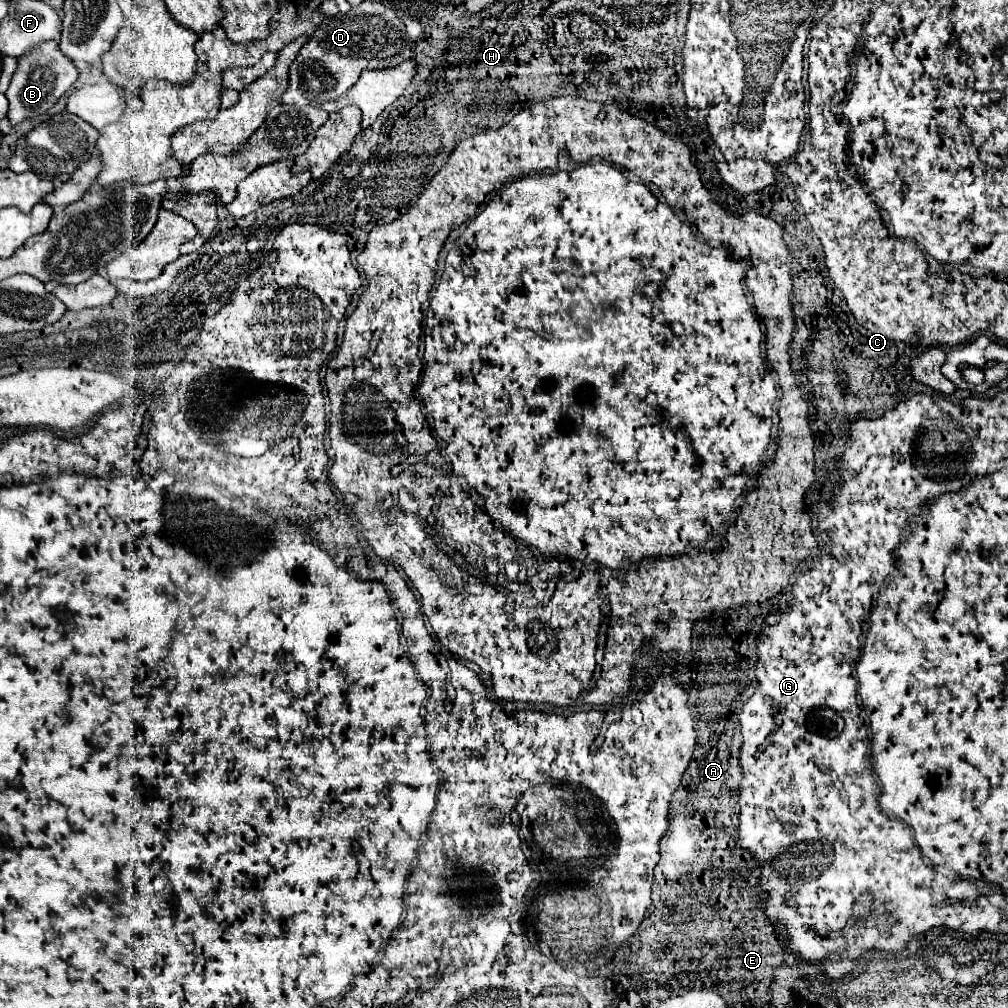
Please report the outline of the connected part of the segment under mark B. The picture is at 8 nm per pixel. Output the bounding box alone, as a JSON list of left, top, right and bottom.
[6,41,78,127]

